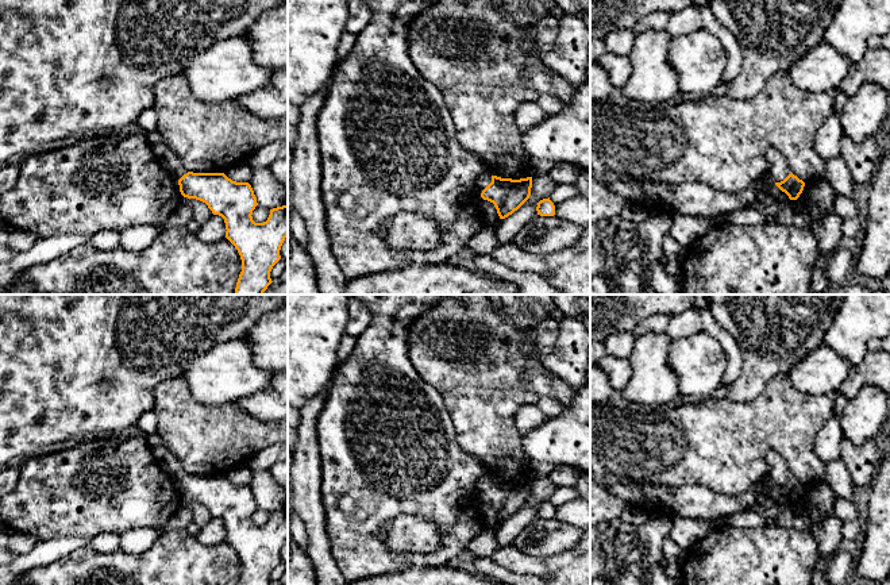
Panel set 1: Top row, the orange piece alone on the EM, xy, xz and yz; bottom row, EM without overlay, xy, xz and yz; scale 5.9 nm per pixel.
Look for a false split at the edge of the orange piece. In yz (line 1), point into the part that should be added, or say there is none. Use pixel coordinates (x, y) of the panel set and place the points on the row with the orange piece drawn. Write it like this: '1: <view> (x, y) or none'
1: yz (778, 170)

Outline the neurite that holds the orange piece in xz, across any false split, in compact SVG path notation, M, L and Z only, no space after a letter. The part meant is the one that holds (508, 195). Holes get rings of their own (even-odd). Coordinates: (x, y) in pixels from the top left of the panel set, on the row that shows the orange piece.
M481 173L475 180L475 189L483 200L494 204L500 219L517 211L531 196L532 177L512 180Z

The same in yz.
M770 149L766 153L768 161L768 177L785 192L790 200L797 200L804 190L805 182L791 173L785 157L777 150Z

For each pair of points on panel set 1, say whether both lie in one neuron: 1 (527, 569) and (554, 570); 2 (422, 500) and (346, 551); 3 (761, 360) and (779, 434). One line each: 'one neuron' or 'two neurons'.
1: one neuron
2: one neuron
3: two neurons

